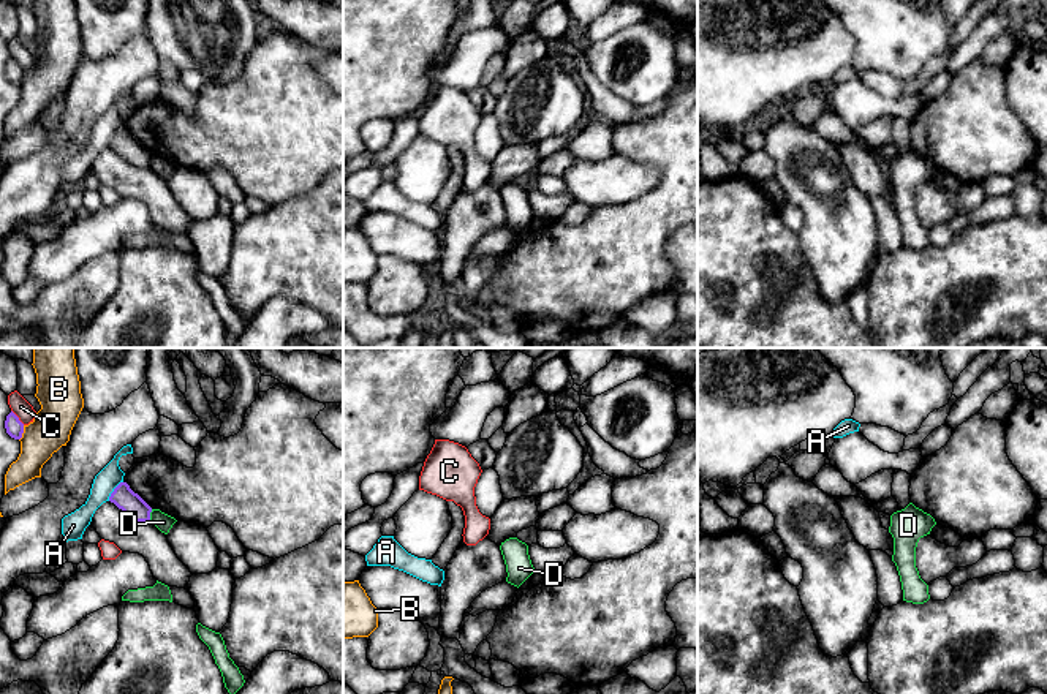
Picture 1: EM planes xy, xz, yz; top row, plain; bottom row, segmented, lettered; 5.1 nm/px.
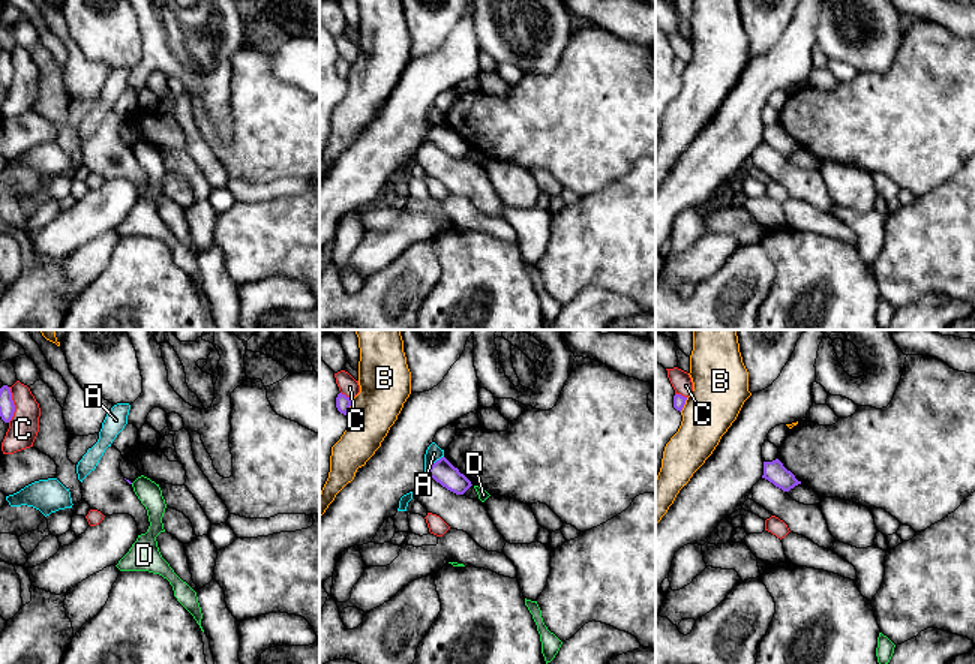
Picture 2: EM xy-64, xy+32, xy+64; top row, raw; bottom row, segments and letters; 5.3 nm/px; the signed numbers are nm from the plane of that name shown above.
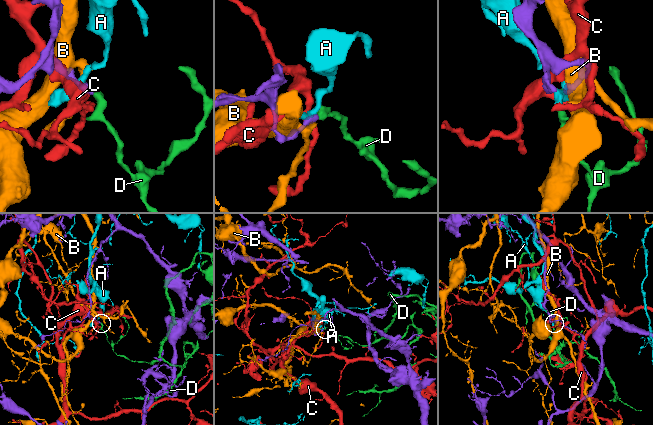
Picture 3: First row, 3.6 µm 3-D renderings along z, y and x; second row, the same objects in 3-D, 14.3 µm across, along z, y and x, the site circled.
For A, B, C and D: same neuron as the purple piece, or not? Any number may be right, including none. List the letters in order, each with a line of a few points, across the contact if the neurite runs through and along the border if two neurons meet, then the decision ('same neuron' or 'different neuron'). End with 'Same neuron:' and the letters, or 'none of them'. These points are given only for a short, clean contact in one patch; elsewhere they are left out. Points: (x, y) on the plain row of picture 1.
A: different neuron
B: different neuron
C: different neuron
D: xy (152, 155), (149, 165) | different neuron
Same neuron: none of them

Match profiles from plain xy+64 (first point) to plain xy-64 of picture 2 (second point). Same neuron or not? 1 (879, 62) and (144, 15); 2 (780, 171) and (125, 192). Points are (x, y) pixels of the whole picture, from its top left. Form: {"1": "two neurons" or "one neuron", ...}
{"1": "one neuron", "2": "two neurons"}

